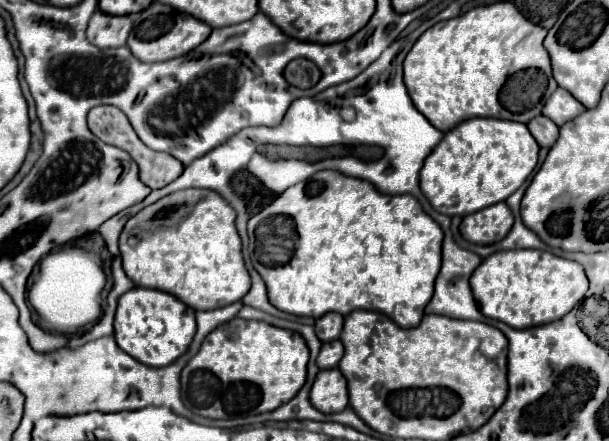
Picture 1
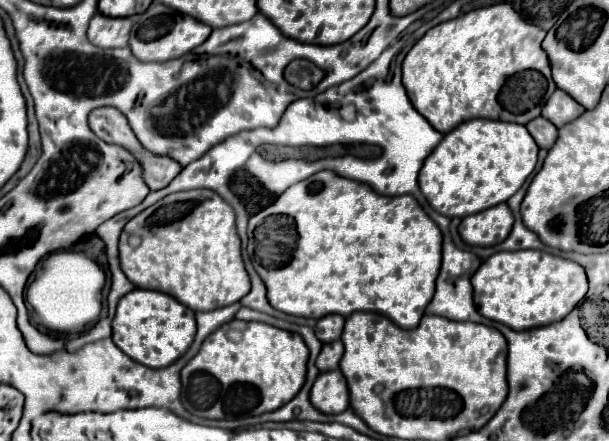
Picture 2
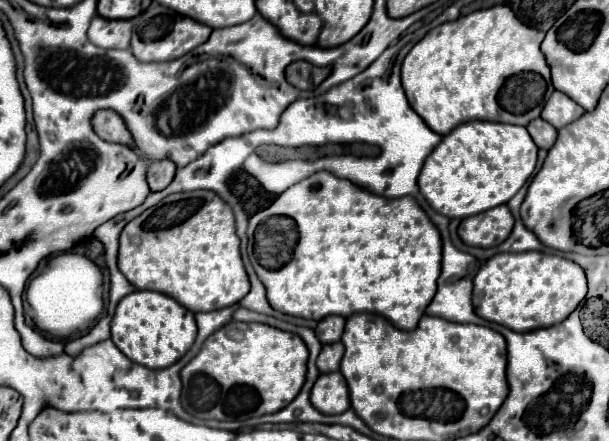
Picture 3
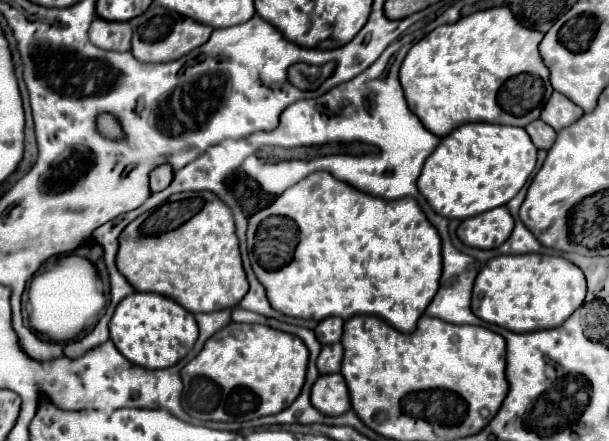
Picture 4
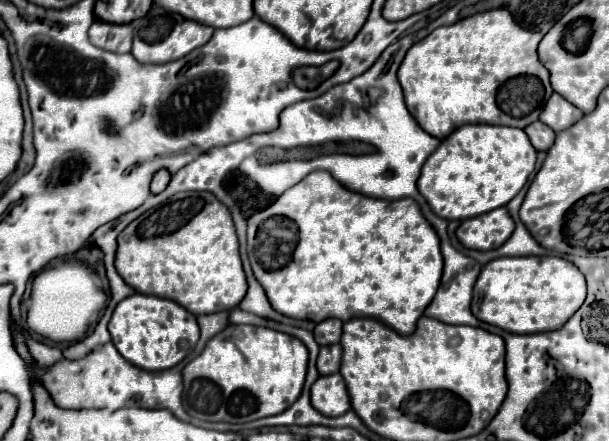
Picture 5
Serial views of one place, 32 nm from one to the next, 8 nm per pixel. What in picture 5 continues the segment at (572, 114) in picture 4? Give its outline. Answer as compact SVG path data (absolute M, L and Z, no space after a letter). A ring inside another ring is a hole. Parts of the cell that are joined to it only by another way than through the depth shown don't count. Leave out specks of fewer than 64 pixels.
M552 94L546 102L540 120L550 126L554 132L562 132L564 128L570 128L576 120L580 120L584 114L576 106L572 106L568 100L564 100L560 94Z

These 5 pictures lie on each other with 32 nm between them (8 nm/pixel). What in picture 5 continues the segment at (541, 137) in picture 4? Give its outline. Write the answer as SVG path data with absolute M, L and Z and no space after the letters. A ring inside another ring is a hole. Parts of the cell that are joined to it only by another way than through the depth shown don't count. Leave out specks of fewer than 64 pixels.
M540 120L528 124L528 126L524 128L524 132L528 134L532 146L534 146L536 150L544 150L544 152L548 152L548 150L552 148L554 138L556 138L556 134L552 132L552 128L548 128L546 124L542 124Z

